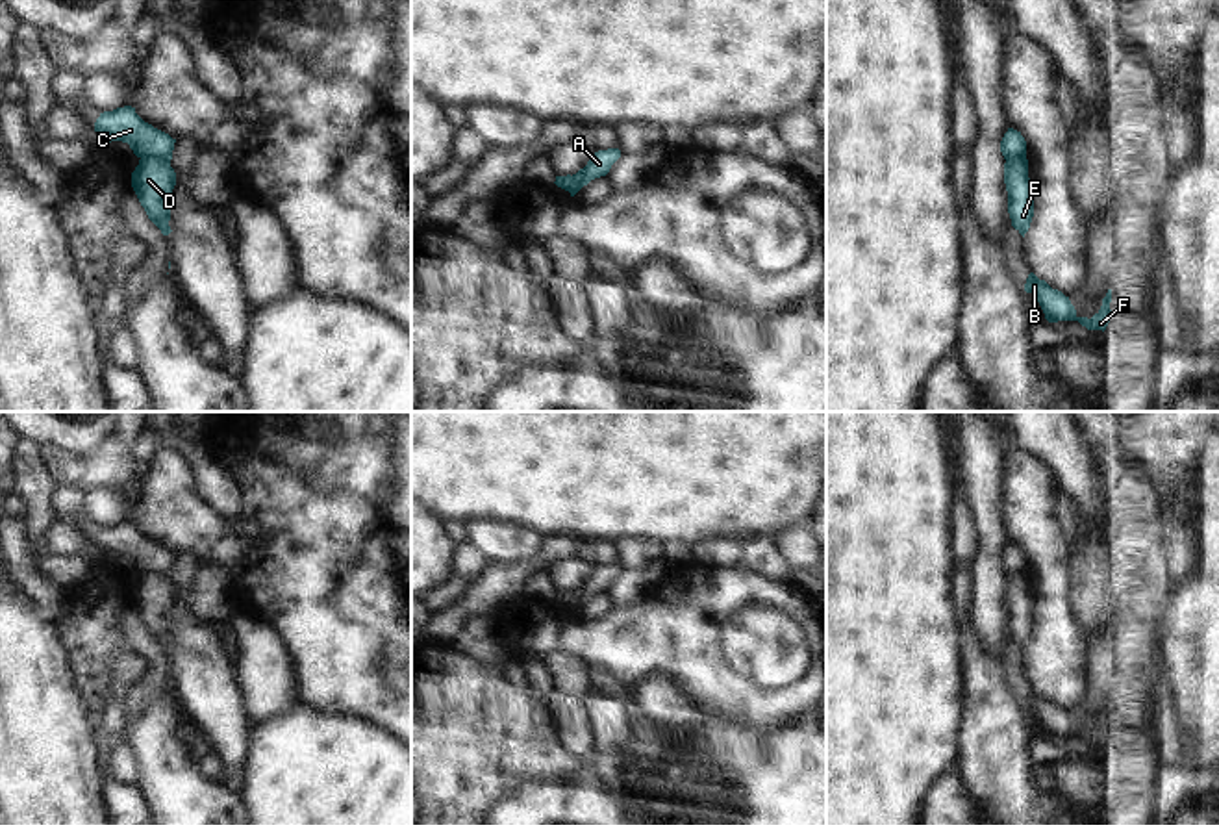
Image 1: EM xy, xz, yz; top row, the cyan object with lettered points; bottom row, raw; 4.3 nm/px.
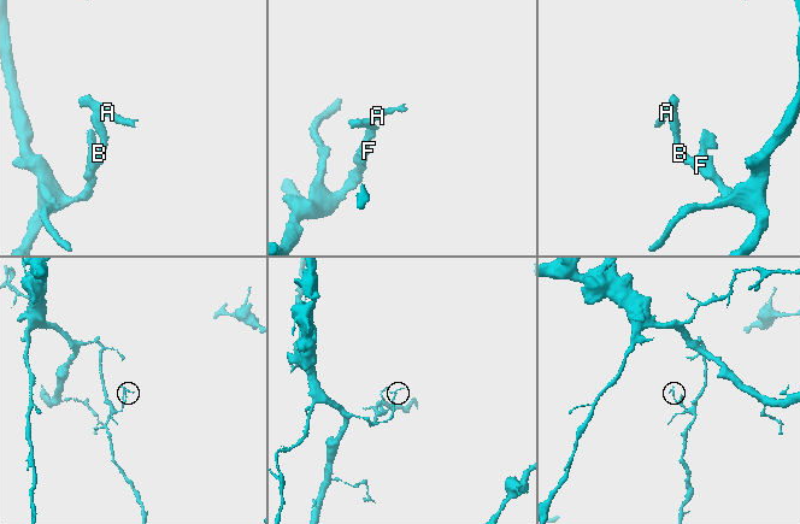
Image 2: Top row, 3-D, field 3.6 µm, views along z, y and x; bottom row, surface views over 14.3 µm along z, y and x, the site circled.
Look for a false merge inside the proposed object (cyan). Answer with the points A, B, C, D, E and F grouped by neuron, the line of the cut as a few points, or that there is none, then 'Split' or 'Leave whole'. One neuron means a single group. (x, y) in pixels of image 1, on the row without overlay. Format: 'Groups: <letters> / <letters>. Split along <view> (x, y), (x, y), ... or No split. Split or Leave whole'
Groups: A C / B D E F. Split along xy (141, 571), (158, 571), (169, 579). Split

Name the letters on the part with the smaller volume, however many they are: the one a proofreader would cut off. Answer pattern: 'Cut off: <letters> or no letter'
Cut off: A, C

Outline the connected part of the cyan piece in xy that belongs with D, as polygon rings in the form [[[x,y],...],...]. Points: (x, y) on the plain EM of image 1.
[[[145,571],[132,588],[132,603],[145,623],[148,634],[169,651],[172,645],[170,636],[170,608],[176,601],[176,588],[169,577],[157,571]]]

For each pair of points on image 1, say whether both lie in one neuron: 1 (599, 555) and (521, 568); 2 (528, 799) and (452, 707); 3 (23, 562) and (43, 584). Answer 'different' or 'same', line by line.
1: same
2: different
3: same

